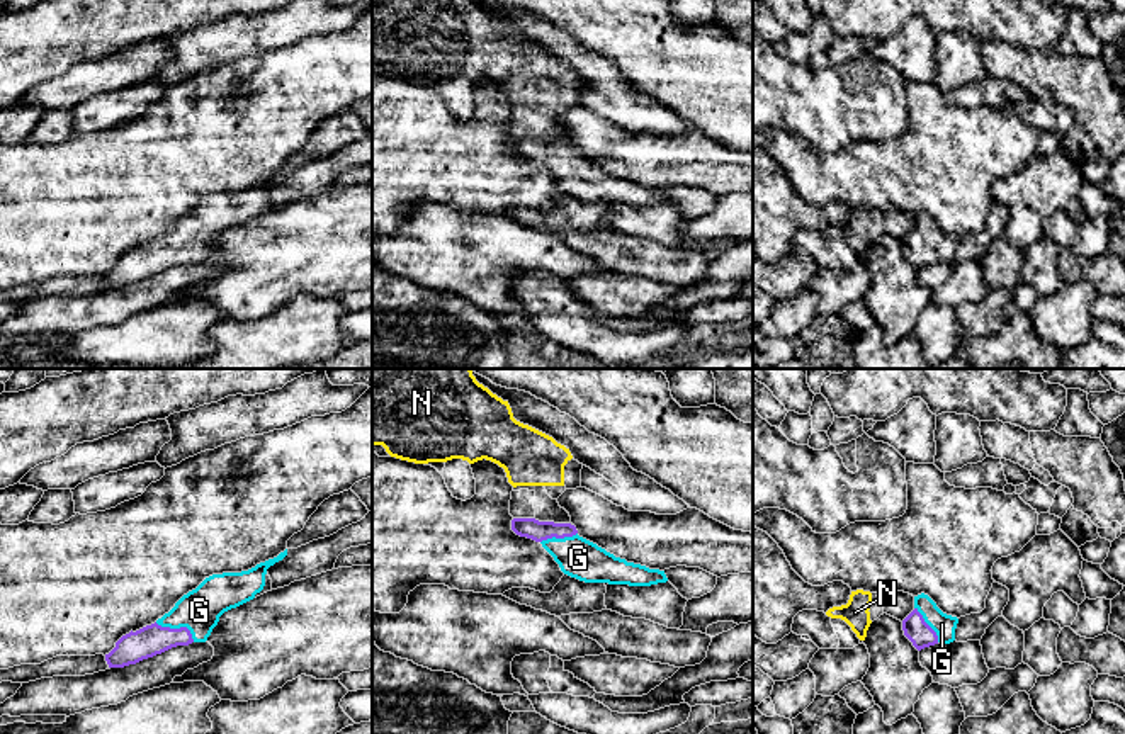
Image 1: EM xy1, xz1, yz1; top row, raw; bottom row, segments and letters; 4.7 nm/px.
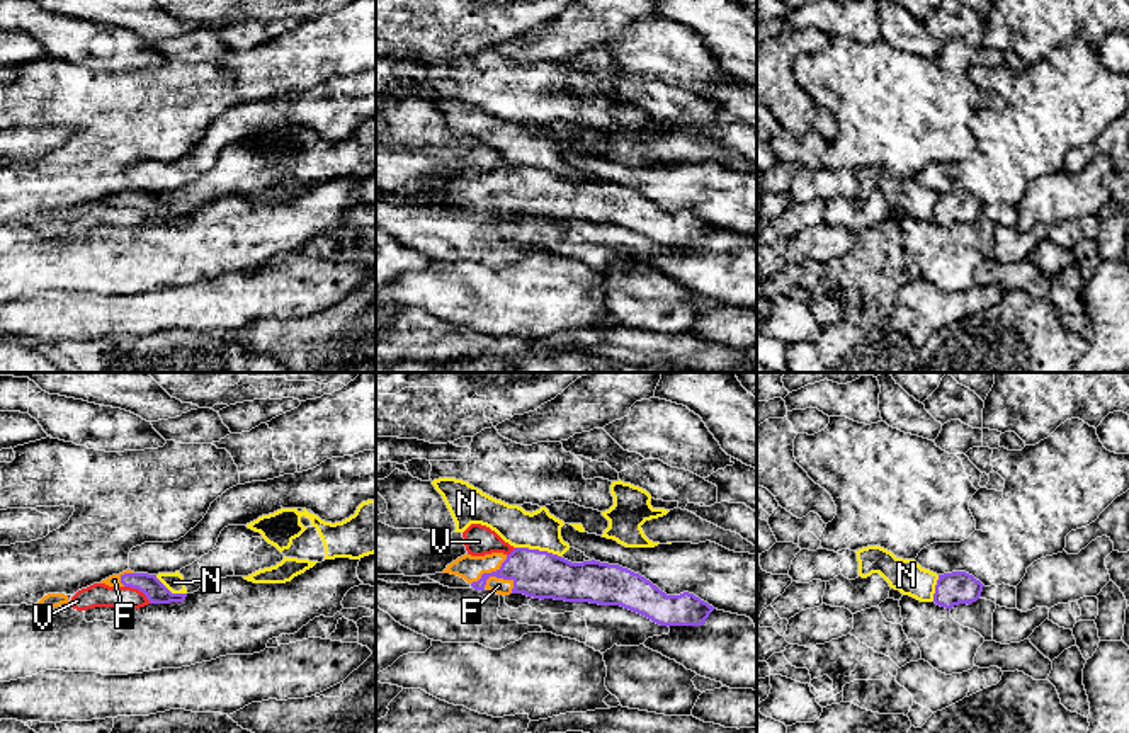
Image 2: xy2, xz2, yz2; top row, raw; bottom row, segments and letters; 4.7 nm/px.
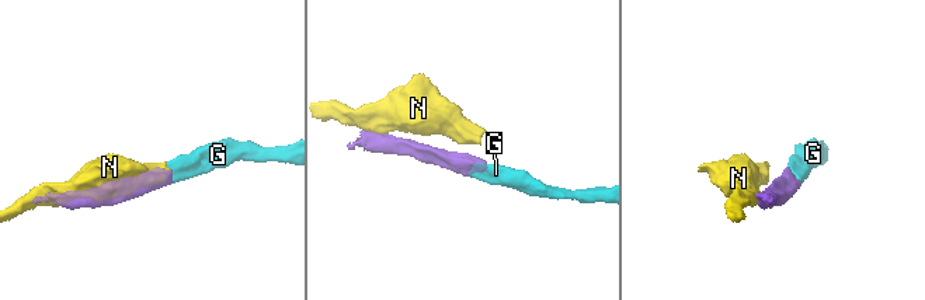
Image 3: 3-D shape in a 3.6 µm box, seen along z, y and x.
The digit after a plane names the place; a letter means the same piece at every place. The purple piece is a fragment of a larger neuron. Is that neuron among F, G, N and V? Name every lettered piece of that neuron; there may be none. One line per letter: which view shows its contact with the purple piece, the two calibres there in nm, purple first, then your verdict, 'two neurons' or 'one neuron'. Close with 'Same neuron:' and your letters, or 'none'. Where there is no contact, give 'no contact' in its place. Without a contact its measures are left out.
F: xz2 | 220/80 nm | one neuron
G: xy1 | 150/200 nm | one neuron
N: xz2 | 220/180 nm | two neurons
V: xy2 | 100/110 nm | two neurons
Same neuron: F, G

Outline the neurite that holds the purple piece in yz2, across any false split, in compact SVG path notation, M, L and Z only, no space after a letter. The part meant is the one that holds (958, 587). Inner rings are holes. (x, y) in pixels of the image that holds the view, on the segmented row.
M966 571L939 575L933 602L940 607L952 609L959 604L973 604L981 597L983 583Z

